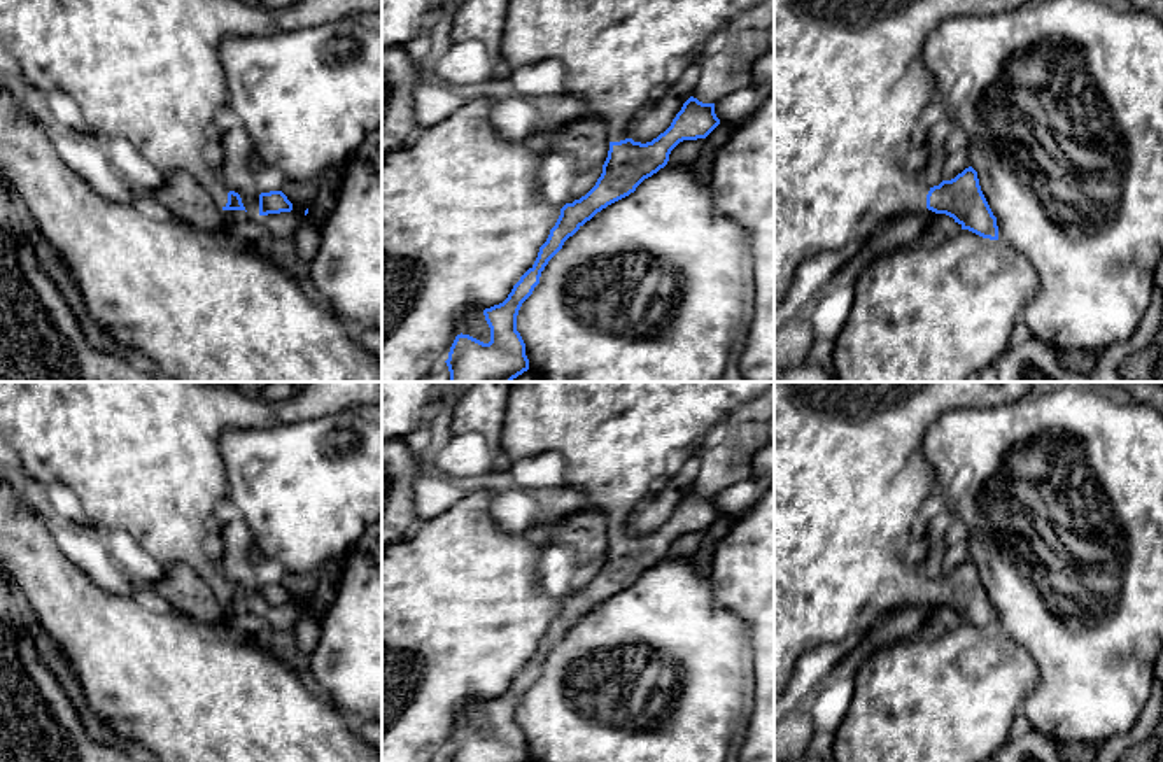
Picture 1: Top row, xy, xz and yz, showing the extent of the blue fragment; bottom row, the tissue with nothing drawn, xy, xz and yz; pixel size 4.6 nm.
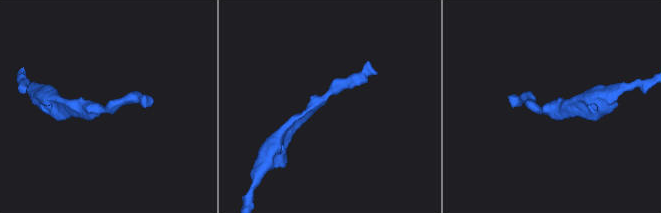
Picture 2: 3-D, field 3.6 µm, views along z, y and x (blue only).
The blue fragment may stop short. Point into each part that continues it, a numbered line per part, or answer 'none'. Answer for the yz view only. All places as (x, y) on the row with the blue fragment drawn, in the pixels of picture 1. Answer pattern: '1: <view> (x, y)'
1: yz (850, 84)

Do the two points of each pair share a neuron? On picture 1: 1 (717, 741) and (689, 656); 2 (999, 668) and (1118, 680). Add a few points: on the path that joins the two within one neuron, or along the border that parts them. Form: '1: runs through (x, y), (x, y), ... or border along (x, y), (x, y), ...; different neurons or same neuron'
1: runs through (696, 720), (689, 713), (689, 677); same neuron
2: border along (1011, 640), (1037, 668), (1037, 684), (1022, 708); different neurons

